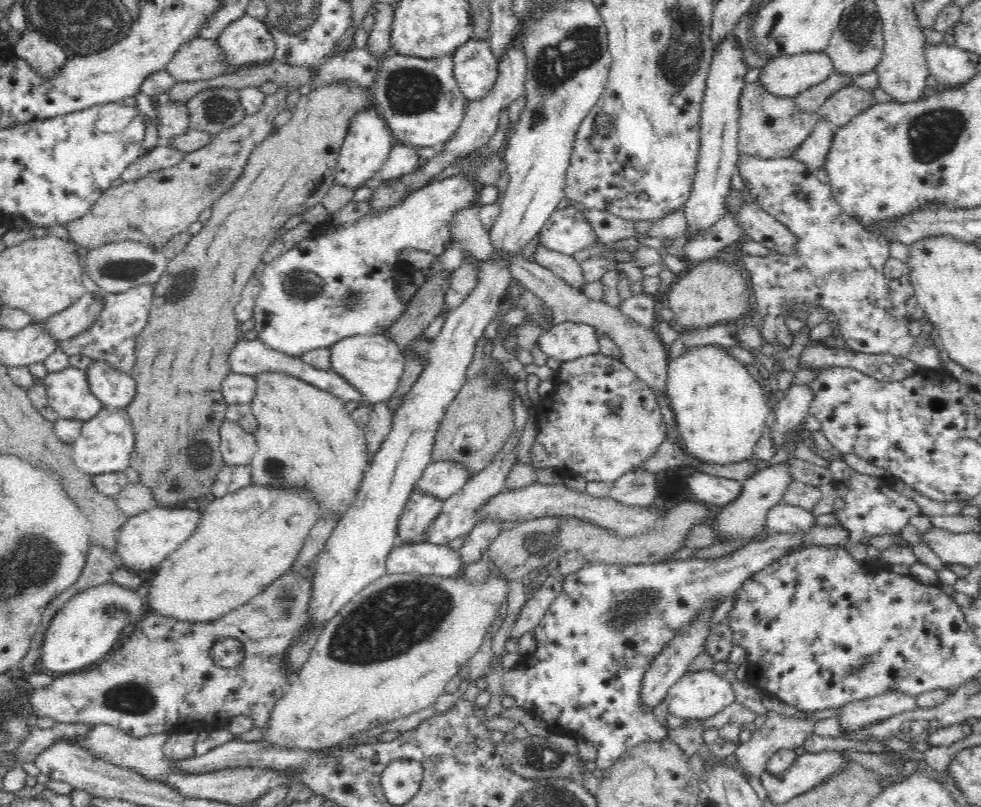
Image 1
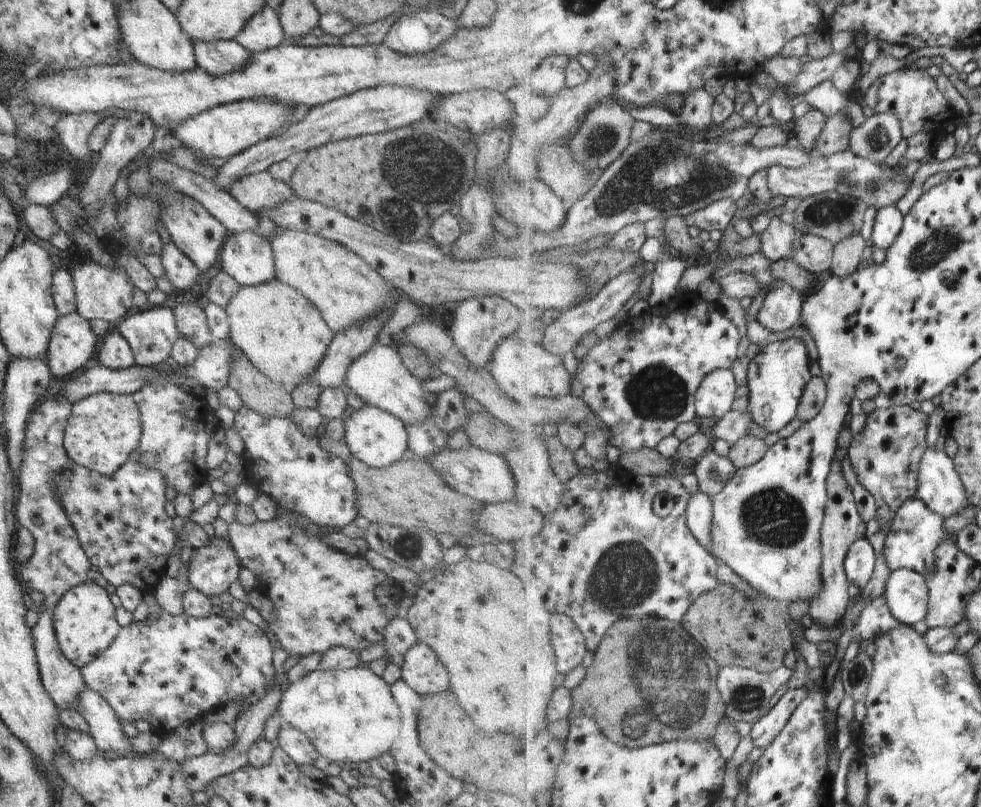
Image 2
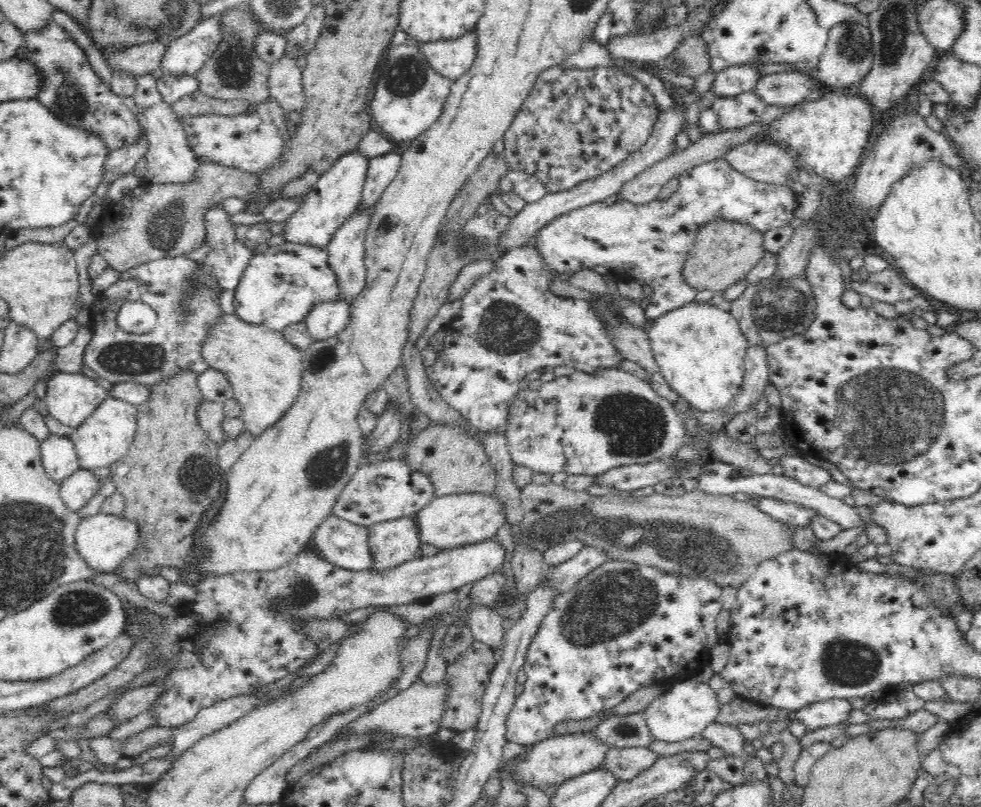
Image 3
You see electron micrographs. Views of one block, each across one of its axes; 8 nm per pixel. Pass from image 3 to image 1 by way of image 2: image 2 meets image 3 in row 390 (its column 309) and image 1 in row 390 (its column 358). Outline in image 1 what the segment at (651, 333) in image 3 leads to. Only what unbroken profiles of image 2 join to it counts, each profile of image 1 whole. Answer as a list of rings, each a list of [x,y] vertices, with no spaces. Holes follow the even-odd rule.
[[[704,344],[687,348],[681,356],[670,359],[667,371],[666,398],[674,411],[685,453],[700,462],[718,466],[748,460],[758,438],[767,432],[772,415],[766,403],[768,396],[764,395],[762,386],[748,373],[746,366],[725,353],[720,345]]]

